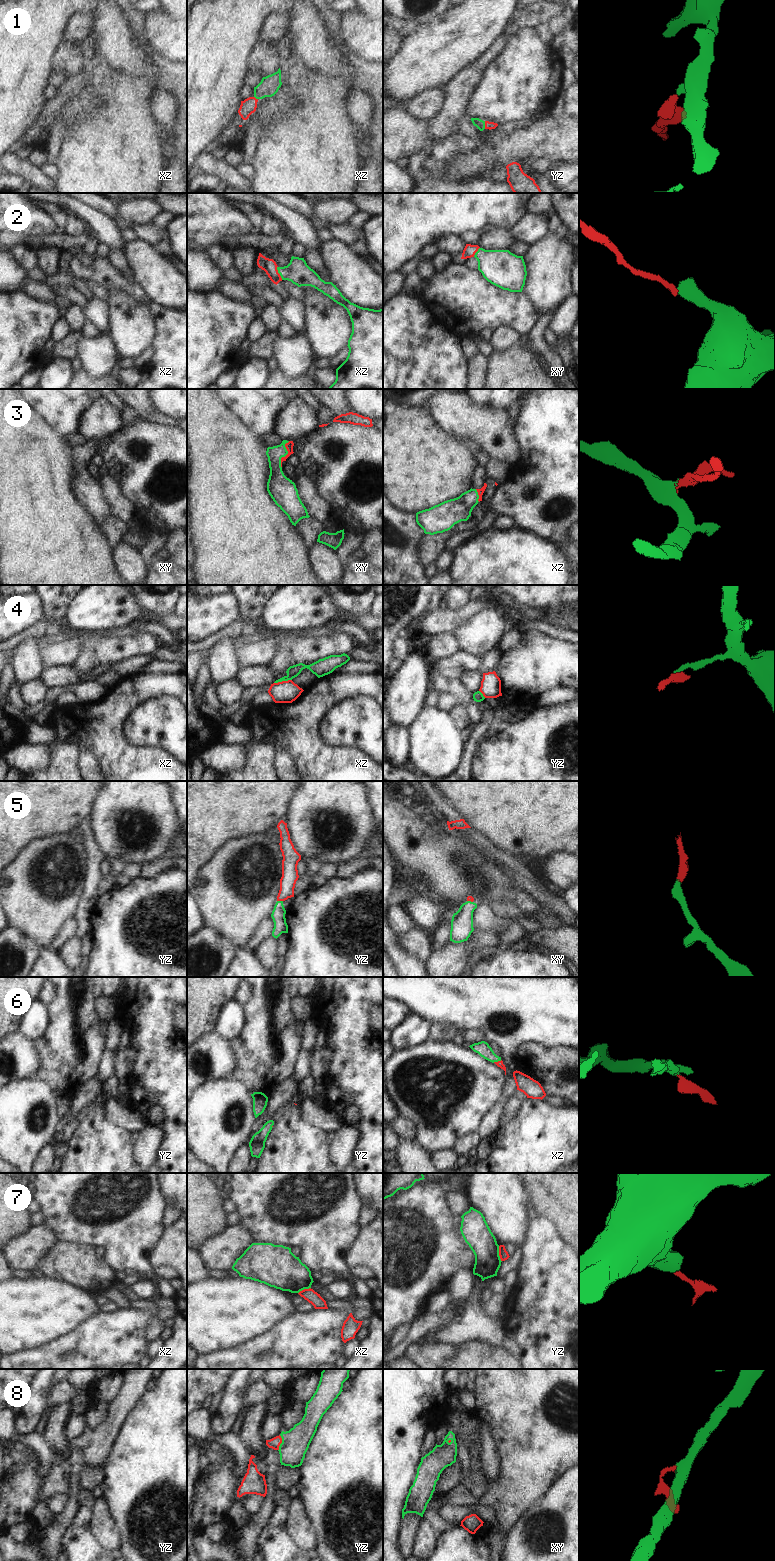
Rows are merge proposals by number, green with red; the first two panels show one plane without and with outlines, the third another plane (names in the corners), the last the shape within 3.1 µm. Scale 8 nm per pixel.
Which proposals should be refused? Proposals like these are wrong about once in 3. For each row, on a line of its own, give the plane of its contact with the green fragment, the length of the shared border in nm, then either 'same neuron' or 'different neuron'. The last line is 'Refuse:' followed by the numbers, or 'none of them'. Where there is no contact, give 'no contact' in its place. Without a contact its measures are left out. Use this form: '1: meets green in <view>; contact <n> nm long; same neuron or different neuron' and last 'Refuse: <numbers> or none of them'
1: meets green in yz; contact 60 nm long; same neuron
2: meets green in xz; contact 120 nm long; same neuron
3: meets green in xy; contact 220 nm long; same neuron
4: meets green in xz; contact 150 nm long; different neuron
5: meets green in yz; contact 50 nm long; same neuron
6: meets green in xz; contact 70 nm long; same neuron
7: meets green in yz; contact 130 nm long; different neuron
8: meets green in yz; contact 130 nm long; same neuron
Refuse: 4, 7

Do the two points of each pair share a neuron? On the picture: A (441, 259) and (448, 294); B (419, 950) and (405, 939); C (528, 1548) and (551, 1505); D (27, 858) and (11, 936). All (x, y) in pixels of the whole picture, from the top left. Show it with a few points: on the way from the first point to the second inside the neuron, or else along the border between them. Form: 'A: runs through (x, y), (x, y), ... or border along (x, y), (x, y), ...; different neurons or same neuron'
A: border along (454, 260), (436, 272); different neurons
B: runs through (416, 947), (408, 941); same neuron
C: runs through (539, 1537), (540, 1531), (551, 1520), (551, 1516); same neuron
D: border along (10, 925), (33, 940); different neurons

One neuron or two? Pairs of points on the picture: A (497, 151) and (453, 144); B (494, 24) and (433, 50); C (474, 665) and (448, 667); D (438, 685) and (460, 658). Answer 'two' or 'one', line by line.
A: two
B: one
C: one
D: two

